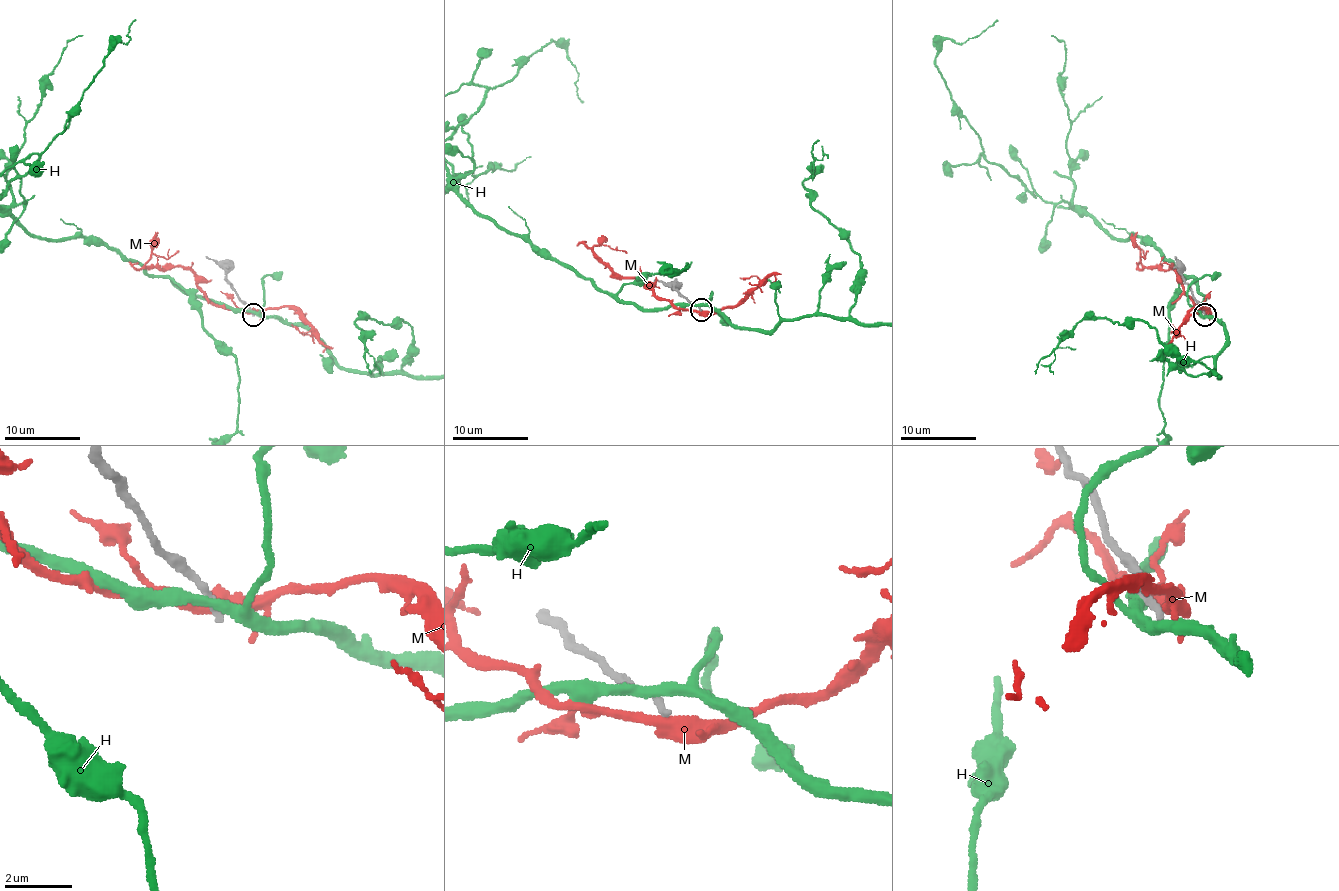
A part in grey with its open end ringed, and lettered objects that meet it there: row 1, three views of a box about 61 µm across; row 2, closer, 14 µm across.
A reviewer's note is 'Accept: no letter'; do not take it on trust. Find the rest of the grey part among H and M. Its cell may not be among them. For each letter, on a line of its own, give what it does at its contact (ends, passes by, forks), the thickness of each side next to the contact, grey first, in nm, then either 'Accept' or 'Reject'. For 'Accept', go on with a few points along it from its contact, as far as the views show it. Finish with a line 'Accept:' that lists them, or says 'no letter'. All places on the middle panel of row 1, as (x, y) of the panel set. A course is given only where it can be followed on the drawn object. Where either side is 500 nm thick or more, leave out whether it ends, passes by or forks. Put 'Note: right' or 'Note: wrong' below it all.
H: It passes by. Thickness 280 nm (grey) against 320 nm. Reject
M: It passes by. Thickness 240 nm (grey) against 440 nm. Reject
Accept: no letter
Note: right

